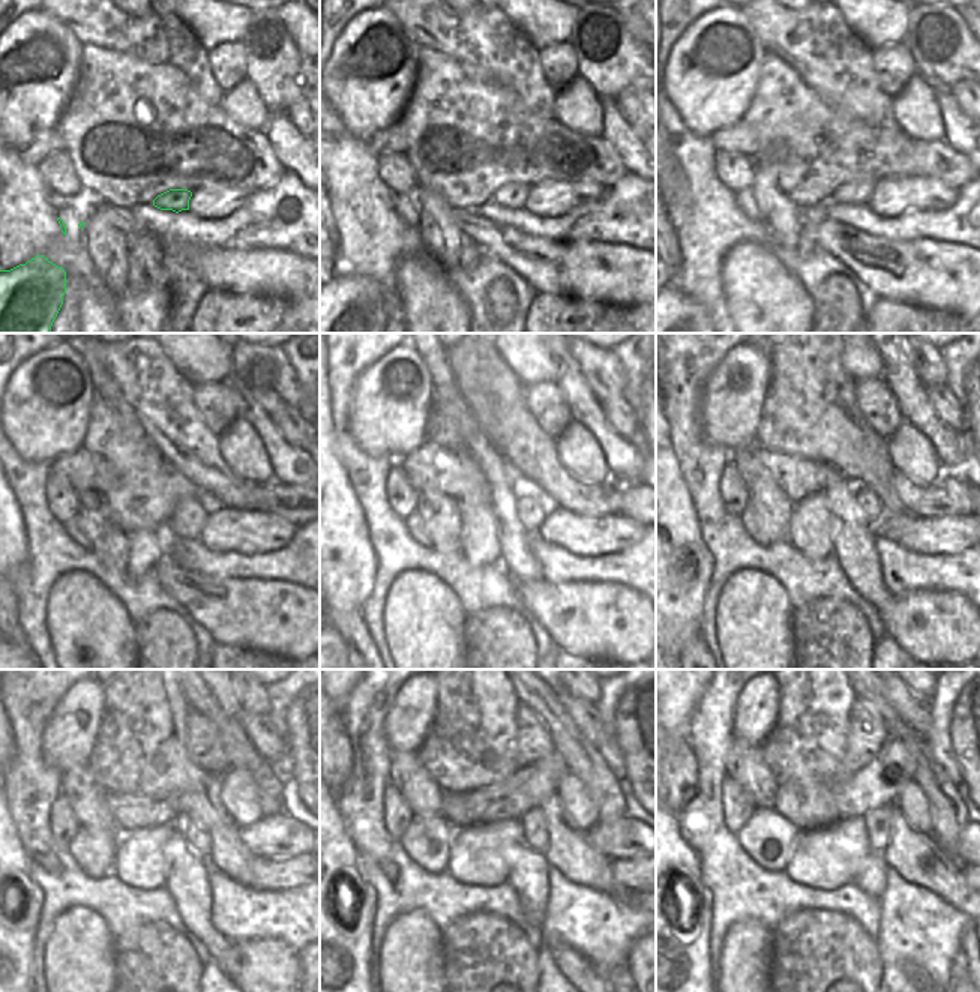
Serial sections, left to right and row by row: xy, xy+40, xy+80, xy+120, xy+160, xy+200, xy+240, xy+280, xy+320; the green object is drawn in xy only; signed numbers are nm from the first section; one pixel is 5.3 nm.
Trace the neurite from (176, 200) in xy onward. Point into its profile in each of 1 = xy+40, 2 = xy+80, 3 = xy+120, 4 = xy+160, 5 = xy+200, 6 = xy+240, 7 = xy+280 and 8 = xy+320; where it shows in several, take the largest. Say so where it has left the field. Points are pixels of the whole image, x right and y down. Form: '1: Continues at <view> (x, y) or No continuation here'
1: Continues at xy+40 (512, 195)
2: Continues at xy+80 (856, 191)
3: Continues at xy+120 (189, 517)
4: Continues at xy+160 (532, 511)
5: Continues at xy+200 (868, 500)
6: Continues at xy+240 (198, 838)
7: Continues at xy+280 (536, 836)
8: Continues at xy+320 (878, 821)

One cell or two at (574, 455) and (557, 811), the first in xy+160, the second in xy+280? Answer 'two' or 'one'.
two

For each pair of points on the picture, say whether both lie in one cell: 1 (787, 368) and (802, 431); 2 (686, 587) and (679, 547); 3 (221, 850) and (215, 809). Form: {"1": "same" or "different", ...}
{"1": "same", "2": "same", "3": "same"}

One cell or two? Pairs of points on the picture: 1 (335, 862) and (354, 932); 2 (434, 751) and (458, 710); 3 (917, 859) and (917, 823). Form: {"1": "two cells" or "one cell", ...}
{"1": "one cell", "2": "one cell", "3": "two cells"}

